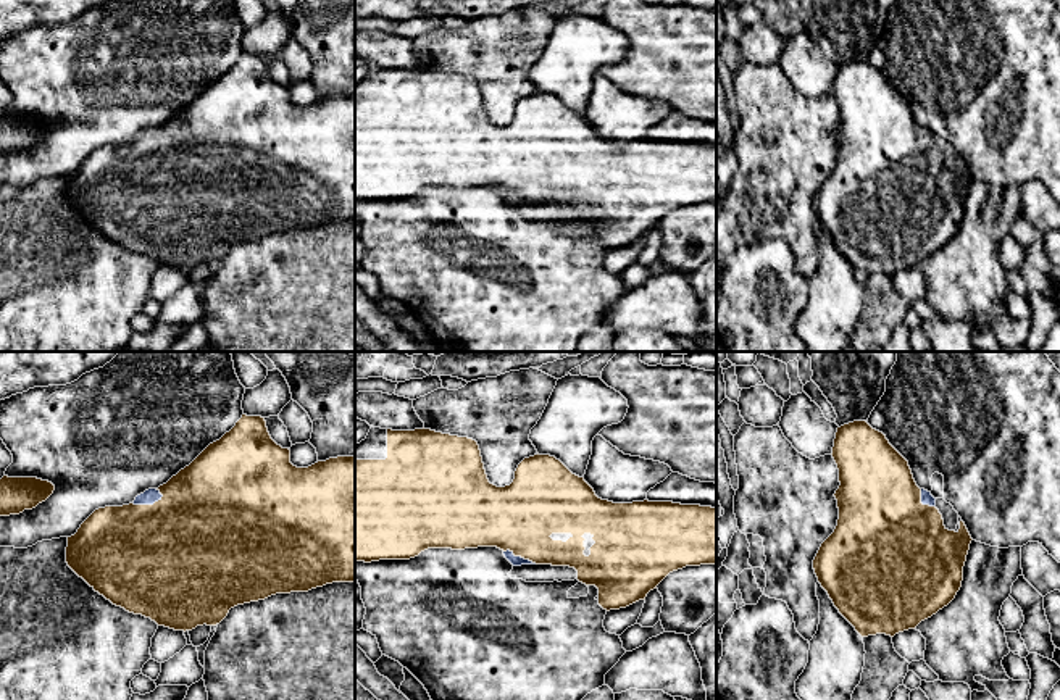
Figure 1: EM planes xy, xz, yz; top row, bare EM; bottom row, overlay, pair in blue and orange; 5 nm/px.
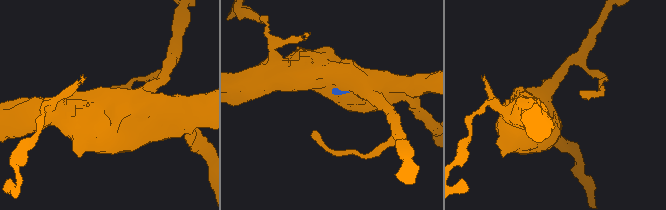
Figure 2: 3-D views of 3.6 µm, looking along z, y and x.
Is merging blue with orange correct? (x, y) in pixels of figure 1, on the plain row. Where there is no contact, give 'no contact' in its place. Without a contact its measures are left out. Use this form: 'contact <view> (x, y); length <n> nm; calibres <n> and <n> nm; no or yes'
contact xy (147, 142); length 170 nm; calibres 80 and 500 nm; yes

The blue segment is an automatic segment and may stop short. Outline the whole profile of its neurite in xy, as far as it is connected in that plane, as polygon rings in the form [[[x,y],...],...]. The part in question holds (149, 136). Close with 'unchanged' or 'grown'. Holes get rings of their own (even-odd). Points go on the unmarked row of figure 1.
[[[242,53],[229,71],[210,82],[189,105],[181,108],[166,123],[145,129],[129,144],[95,148],[81,163],[77,171],[68,176],[66,202],[113,244],[129,252],[150,256],[158,265],[184,271],[203,263],[219,263],[229,248],[237,244],[265,239],[276,232],[308,231],[332,221],[355,221],[355,94],[329,97],[308,106],[297,106],[290,102],[290,89],[282,87],[271,77],[265,56]]]; grown

